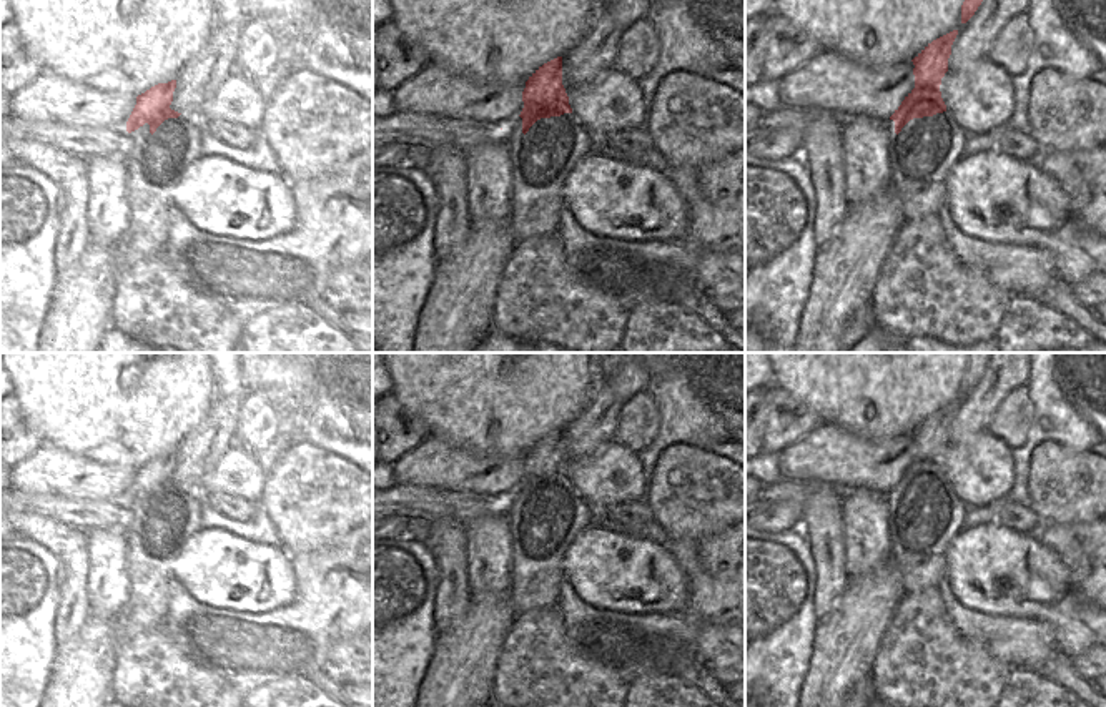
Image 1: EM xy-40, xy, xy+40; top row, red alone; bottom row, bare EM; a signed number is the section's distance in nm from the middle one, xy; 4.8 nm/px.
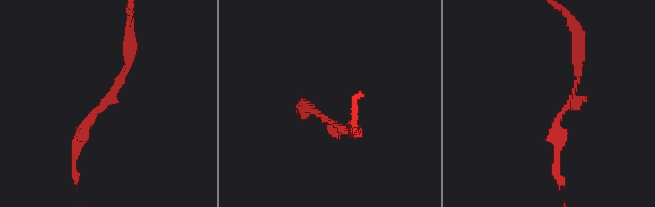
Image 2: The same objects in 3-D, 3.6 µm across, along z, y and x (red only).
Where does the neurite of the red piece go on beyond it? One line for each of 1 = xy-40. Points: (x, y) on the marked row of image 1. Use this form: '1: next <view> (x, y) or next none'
1: next none

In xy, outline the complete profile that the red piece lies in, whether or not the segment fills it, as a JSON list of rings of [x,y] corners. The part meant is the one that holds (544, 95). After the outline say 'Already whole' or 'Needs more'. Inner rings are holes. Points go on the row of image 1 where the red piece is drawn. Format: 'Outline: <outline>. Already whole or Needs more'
Outline: [[[557,57],[539,67],[526,82],[522,91],[524,108],[521,111],[522,133],[541,118],[572,113],[569,96],[562,85],[562,57]]]. Already whole.

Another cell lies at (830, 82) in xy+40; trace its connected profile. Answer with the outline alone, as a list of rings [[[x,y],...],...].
[[[822,50],[778,82],[778,98],[782,106],[793,110],[823,110],[842,120],[867,116],[885,123],[915,88],[913,68],[911,60],[890,67],[863,67],[840,53]]]

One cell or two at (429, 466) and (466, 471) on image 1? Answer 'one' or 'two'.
one

